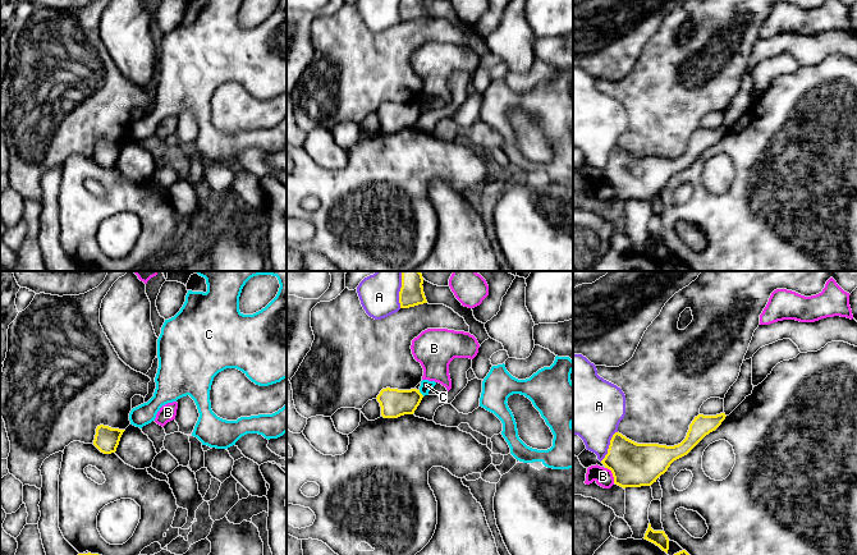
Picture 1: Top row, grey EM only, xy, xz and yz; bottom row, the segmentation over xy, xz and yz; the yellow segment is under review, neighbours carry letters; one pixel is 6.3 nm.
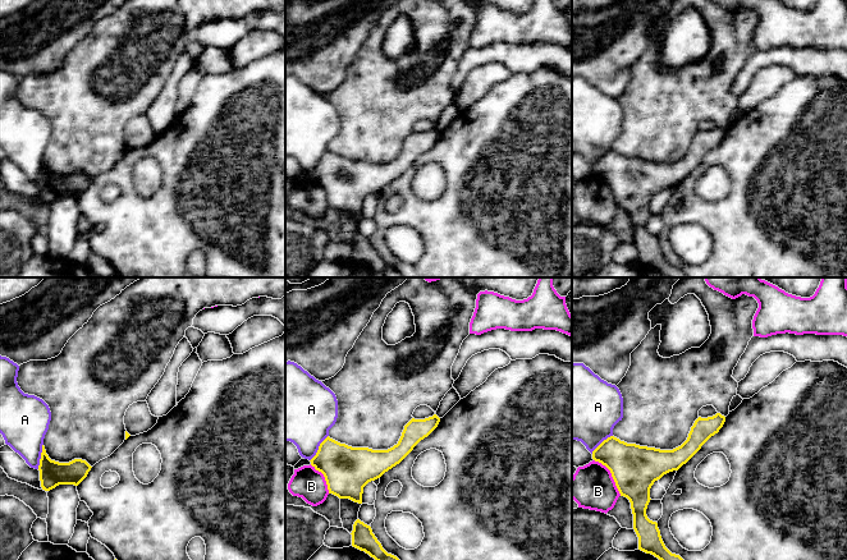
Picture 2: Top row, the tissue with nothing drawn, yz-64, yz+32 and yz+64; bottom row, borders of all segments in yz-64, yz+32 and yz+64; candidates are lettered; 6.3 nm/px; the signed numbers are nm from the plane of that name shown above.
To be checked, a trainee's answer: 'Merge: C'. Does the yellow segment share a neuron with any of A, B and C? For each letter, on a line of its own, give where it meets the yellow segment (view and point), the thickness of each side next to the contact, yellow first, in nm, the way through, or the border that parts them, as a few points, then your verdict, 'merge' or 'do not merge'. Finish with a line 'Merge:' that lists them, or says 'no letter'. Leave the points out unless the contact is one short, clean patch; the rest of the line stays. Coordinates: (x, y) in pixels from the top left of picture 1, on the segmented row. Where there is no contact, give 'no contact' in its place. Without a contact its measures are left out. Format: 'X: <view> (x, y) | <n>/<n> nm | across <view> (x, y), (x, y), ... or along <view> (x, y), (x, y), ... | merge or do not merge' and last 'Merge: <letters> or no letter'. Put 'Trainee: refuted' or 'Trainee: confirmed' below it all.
A: yz (609, 446) | 280/360 nm | do not merge
B: yz (613, 475) | 280/110 nm | do not merge
C: xz (420, 393) | 180/70 nm | along xz (418, 390), (424, 395) | do not merge
Merge: no letter
Trainee: refuted

